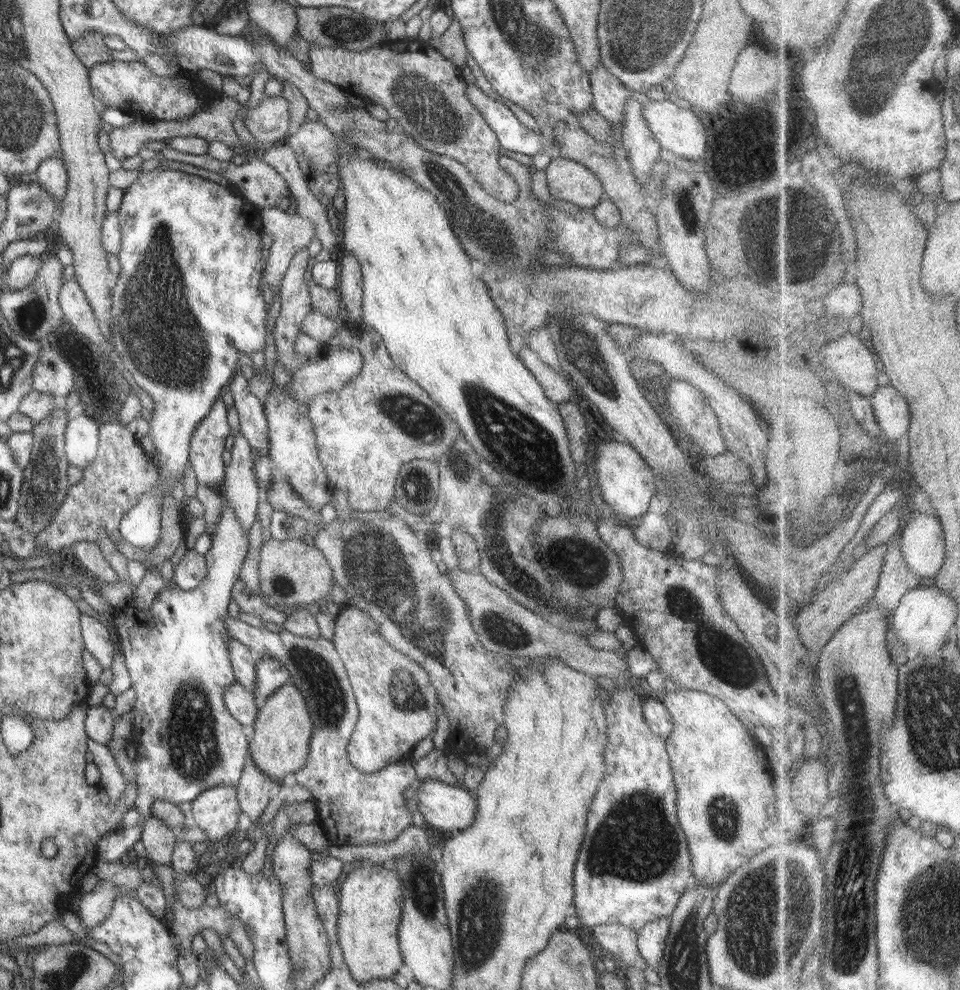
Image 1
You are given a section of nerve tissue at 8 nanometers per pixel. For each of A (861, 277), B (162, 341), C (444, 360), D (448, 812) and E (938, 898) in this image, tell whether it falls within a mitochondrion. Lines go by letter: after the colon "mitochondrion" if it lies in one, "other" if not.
A: other
B: mitochondrion
C: other
D: other
E: mitochondrion

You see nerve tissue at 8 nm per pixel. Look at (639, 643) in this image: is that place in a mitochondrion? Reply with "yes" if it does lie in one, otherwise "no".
no

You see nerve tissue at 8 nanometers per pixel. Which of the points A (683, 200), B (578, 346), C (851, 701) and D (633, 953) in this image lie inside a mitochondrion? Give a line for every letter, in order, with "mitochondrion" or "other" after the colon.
A: mitochondrion
B: mitochondrion
C: mitochondrion
D: other

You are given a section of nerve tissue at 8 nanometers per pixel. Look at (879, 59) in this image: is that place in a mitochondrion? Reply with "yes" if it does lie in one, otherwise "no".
yes

